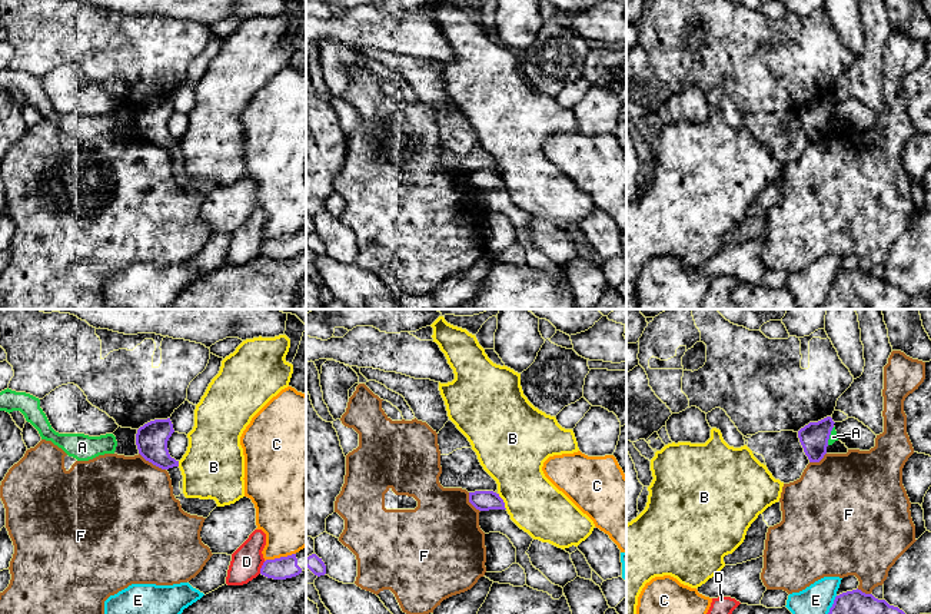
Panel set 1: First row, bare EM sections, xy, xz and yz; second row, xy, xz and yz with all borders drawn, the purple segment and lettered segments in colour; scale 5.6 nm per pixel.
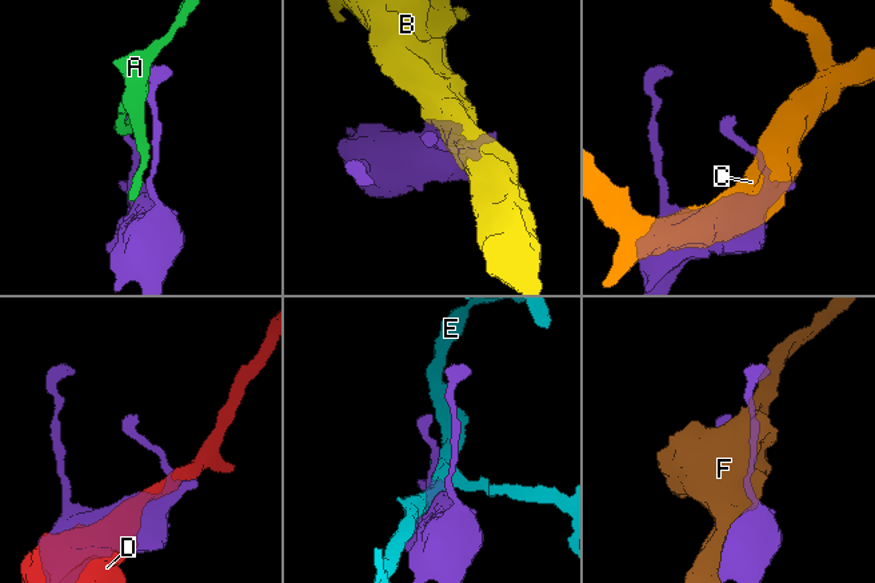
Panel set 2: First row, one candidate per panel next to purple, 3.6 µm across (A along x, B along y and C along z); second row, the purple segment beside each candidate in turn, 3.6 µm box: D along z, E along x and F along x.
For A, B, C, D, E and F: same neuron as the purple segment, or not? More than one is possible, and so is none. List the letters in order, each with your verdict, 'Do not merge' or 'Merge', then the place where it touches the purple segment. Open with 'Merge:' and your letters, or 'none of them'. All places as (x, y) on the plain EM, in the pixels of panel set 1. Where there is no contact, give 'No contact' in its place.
Merge: none of them
A: Do not merge. Touches purple at yz (830, 113)
B: Do not merge. Touches purple at xz (502, 181)
C: Do not merge. Touches purple at xy (281, 236)
D: Do not merge. Touches purple at xy (262, 246)
E: Do not merge. Touches purple at yz (828, 292)
F: Do not merge. Touches purple at xy (152, 142)

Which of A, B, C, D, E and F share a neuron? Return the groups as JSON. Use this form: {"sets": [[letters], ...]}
{"sets": [["A"], ["B"], ["C"], ["D"], ["E"], ["F"]]}

